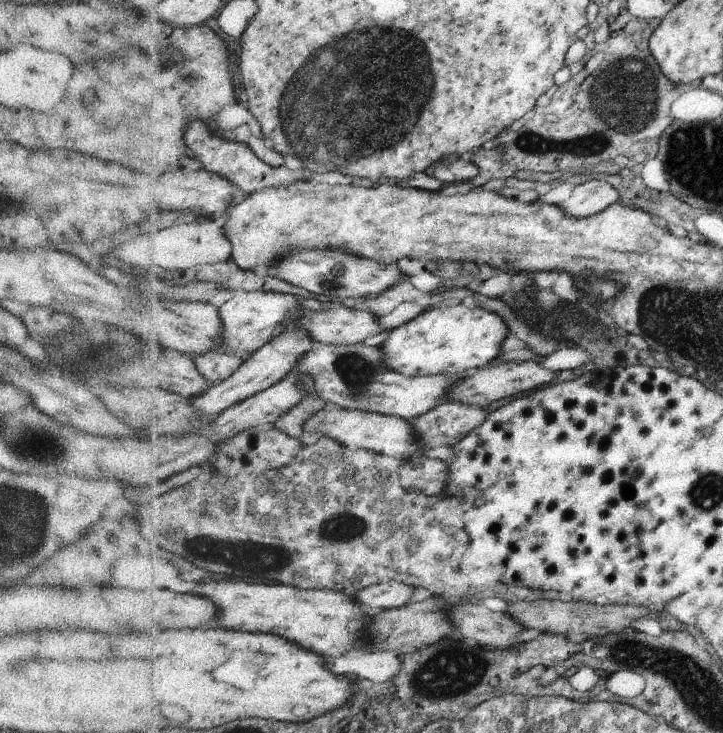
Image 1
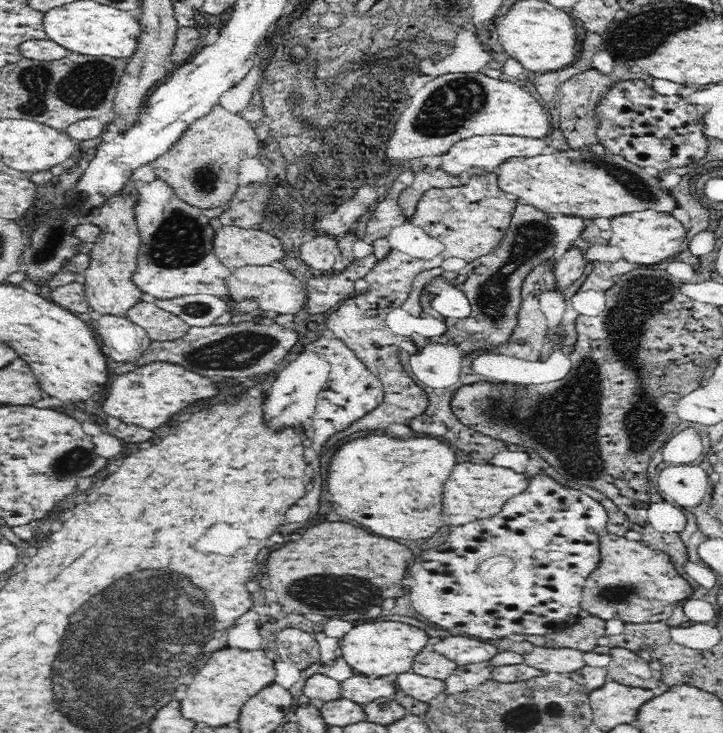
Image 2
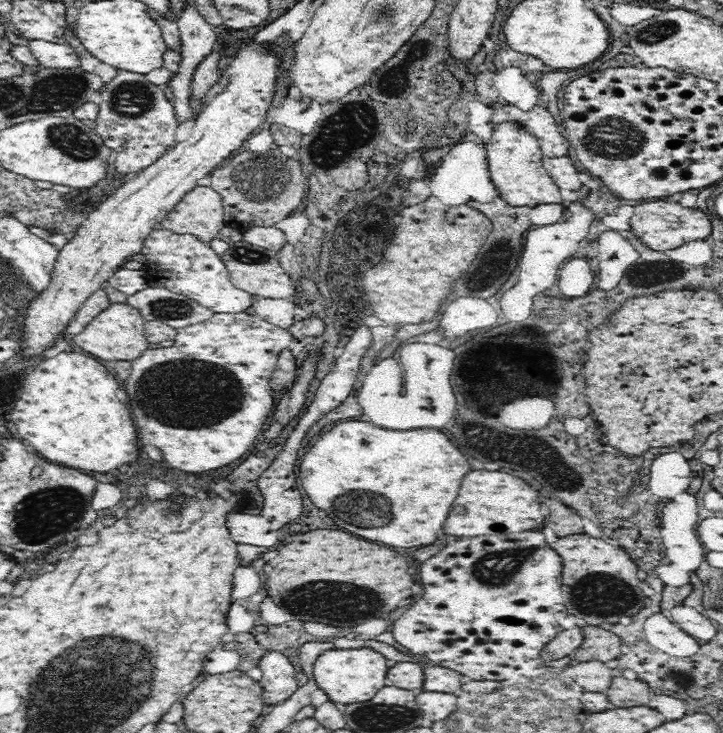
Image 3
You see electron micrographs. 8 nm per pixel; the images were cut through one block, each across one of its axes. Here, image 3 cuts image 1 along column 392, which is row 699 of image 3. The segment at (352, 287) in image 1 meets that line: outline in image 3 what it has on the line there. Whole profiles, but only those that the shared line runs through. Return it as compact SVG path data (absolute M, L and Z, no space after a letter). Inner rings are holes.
M270 652L259 662L262 678L259 683L264 689L265 704L280 704L290 698L298 688L296 681L297 669L292 666L288 658L282 654Z

